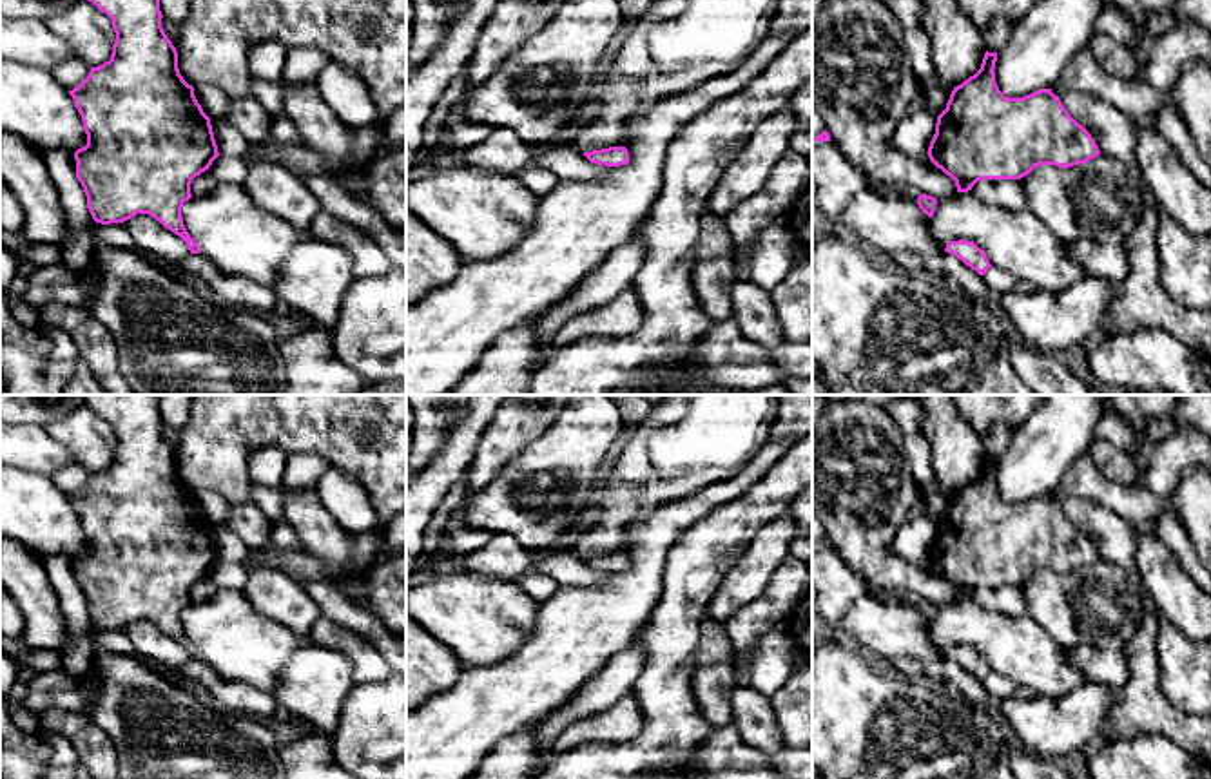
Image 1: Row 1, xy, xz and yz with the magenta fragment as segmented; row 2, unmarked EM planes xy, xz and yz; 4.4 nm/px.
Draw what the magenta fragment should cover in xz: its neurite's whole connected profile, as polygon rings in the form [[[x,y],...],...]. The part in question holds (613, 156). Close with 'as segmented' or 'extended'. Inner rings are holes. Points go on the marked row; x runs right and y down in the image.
[[[609,147],[602,150],[584,152],[584,156],[596,165],[620,167],[629,163],[629,152],[625,147]]] | as segmented

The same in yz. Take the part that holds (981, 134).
[[[986,51],[981,69],[954,87],[926,152],[955,181],[957,192],[972,190],[981,179],[1021,179],[1039,165],[1068,168],[1100,154],[1091,134],[1068,114],[1051,89],[1006,98],[995,83],[995,62],[997,53]]] | as segmented

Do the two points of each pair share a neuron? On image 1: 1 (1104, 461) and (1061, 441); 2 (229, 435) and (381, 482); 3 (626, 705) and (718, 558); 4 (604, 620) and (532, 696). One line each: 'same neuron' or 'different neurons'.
1: different neurons
2: same neuron
3: different neurons
4: same neuron

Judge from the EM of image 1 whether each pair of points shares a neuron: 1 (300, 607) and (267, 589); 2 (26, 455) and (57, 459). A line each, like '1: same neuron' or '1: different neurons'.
1: same neuron
2: same neuron

